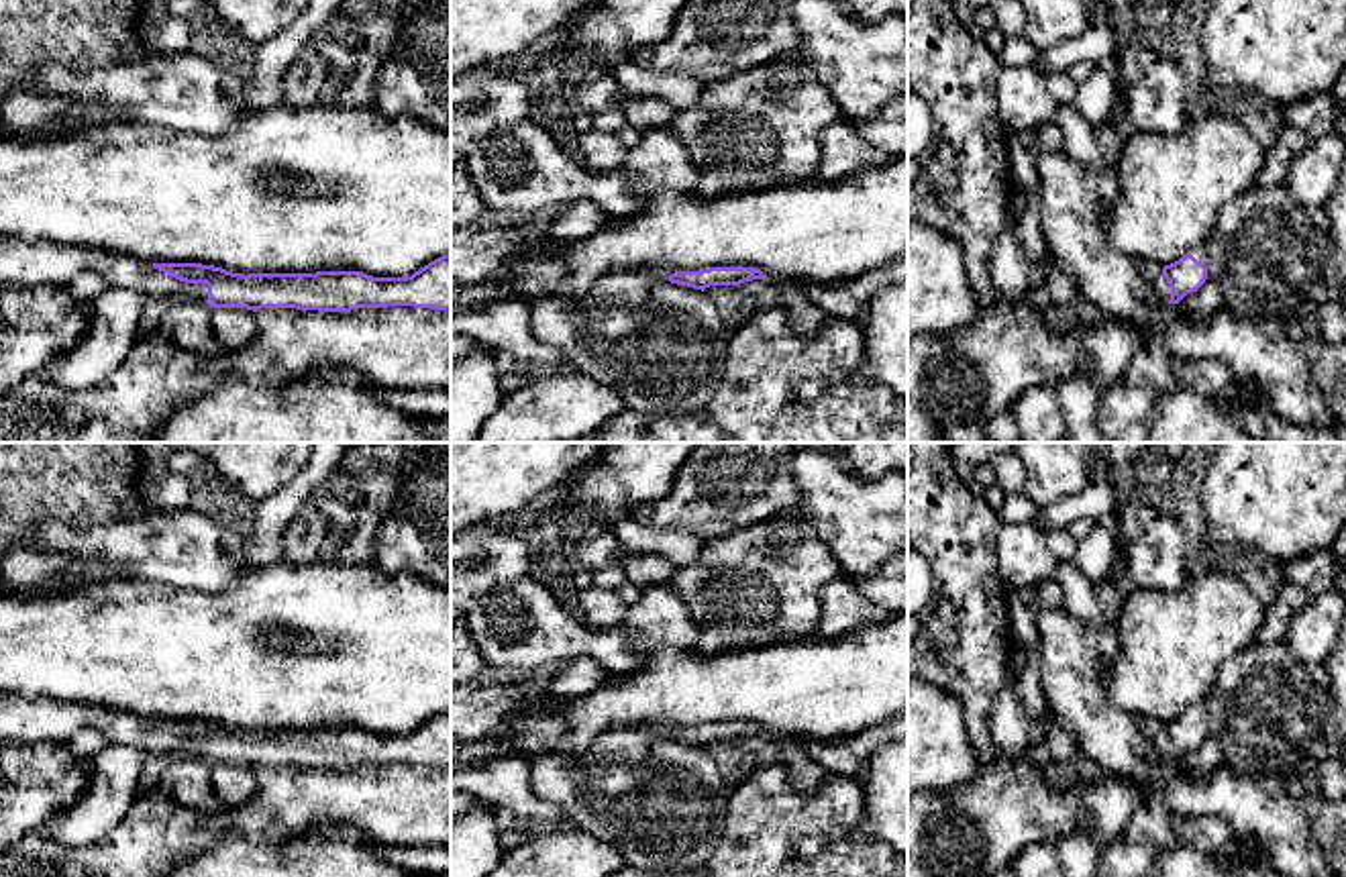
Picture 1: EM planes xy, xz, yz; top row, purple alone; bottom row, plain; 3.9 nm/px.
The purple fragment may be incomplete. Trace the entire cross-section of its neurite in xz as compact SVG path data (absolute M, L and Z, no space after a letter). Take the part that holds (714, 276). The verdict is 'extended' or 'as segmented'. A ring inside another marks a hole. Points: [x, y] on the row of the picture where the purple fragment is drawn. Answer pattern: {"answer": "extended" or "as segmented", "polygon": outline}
{"answer": "extended", "polygon": "M646 267L644 273L702 292L710 286L740 286L753 279L769 279L761 269L755 267L710 267L702 271L675 271L671 275L665 275L655 267Z"}

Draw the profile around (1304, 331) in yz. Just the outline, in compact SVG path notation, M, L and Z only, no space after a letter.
M1291 316L1283 324L1289 339L1307 357L1311 373L1322 388L1334 422L1328 426L1307 426L1279 418L1271 408L1252 404L1242 398L1240 381L1224 361L1218 359L1177 359L1160 345L1146 343L1132 361L1124 375L1101 390L1097 404L1097 428L1101 443L1148 443L1150 424L1158 402L1175 392L1189 390L1207 398L1220 400L1250 434L1271 438L1273 443L1346 443L1346 343L1332 345L1322 337L1315 316Z

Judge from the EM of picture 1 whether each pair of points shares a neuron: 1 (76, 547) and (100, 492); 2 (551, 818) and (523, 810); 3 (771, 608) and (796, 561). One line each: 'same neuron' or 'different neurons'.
1: different neurons
2: same neuron
3: same neuron

